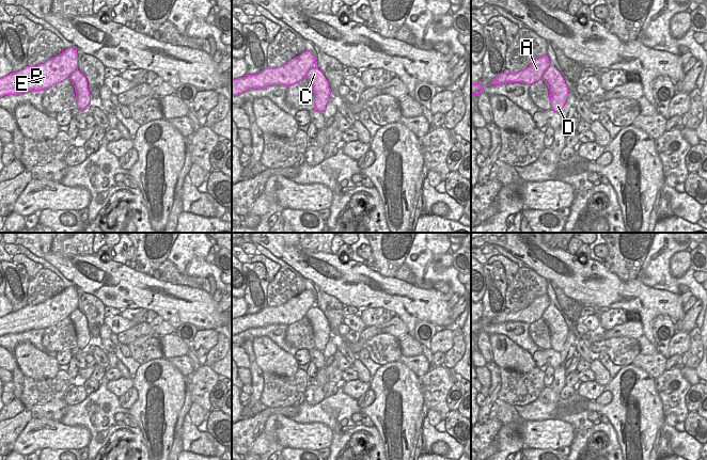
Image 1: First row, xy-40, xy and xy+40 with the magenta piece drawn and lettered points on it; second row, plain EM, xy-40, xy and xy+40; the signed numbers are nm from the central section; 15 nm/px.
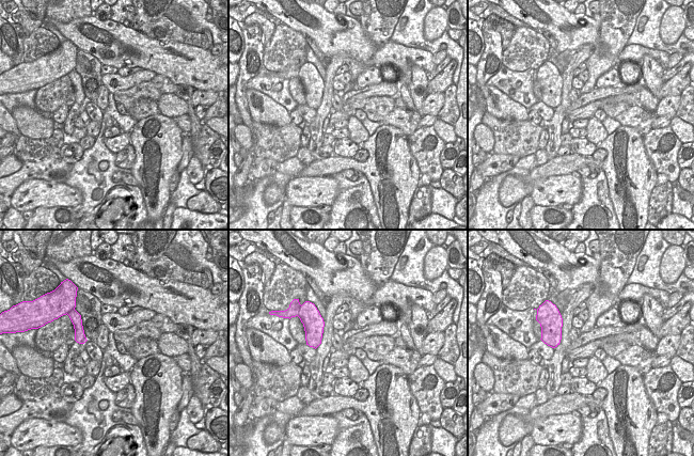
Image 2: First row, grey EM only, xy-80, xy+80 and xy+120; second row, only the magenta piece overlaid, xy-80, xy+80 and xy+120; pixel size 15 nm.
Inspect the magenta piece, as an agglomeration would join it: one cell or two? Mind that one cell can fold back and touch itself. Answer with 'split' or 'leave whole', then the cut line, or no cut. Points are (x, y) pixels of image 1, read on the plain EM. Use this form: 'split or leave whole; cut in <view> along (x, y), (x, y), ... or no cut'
split; cut in xy along (315, 304), (304, 316)

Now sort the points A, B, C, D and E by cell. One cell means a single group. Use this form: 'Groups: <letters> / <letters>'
Groups: A B E / C D

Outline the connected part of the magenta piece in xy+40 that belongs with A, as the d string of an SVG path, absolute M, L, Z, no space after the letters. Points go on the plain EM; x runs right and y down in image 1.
M544 295L534 299L528 307L519 312L513 313L508 308L505 308L504 312L493 318L489 324L507 321L521 321L531 324L543 318L544 313L550 305L551 303L548 295Z

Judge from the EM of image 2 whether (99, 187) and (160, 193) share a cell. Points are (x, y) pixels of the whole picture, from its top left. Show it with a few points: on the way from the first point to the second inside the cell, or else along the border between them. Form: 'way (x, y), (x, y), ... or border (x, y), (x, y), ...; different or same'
border (137, 186), (144, 203), (146, 216); different

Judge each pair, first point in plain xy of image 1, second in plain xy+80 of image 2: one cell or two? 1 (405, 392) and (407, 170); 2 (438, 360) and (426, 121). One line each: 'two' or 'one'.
1: one
2: one

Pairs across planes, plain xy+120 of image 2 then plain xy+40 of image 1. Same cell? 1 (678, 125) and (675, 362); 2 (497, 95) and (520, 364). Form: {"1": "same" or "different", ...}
{"1": "different", "2": "same"}

